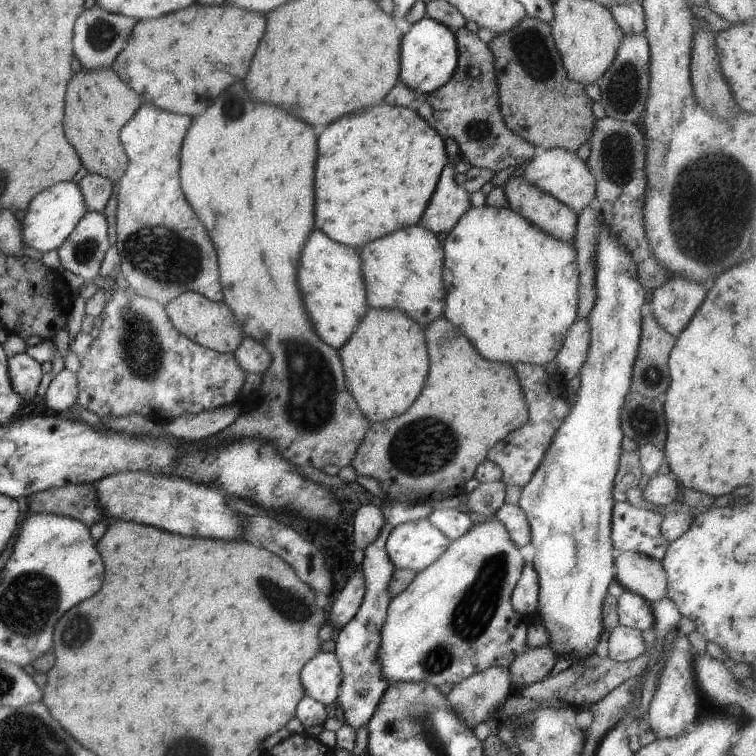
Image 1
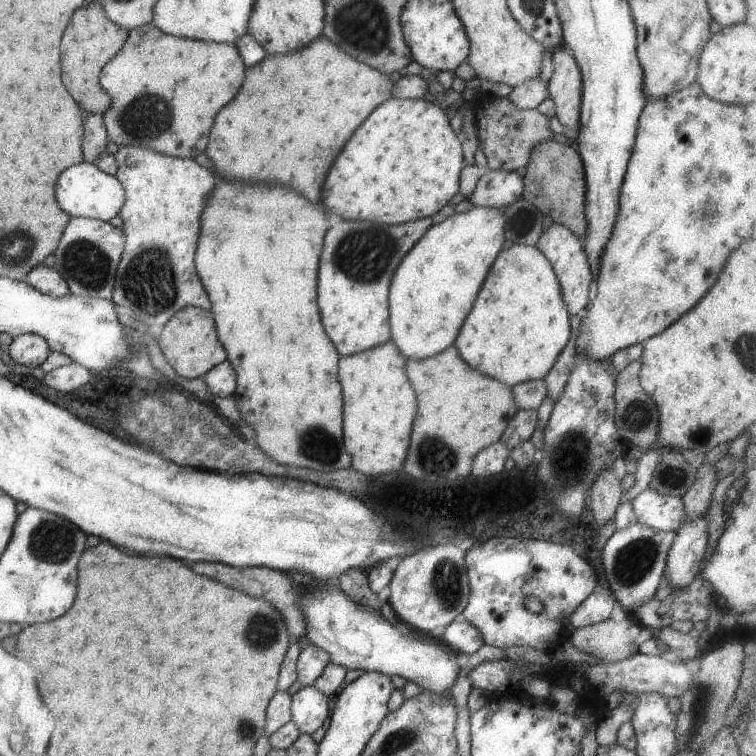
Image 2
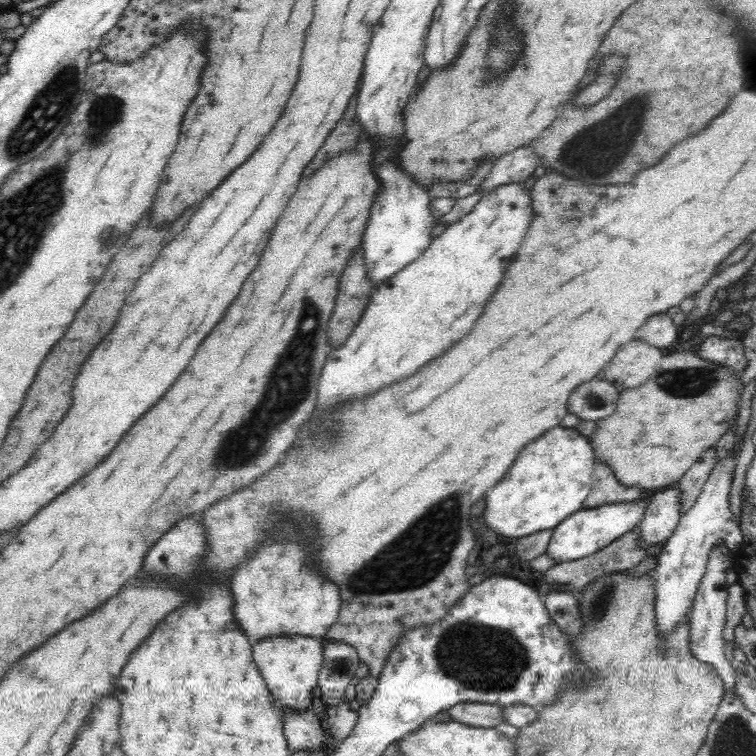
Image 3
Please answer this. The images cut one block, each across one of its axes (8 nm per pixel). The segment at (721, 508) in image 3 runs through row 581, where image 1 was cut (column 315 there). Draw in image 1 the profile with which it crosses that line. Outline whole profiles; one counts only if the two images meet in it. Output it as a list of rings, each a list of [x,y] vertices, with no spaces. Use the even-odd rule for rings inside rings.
[[[318,651],[301,668],[304,694],[321,704],[331,704],[338,697],[343,672],[333,652]]]

